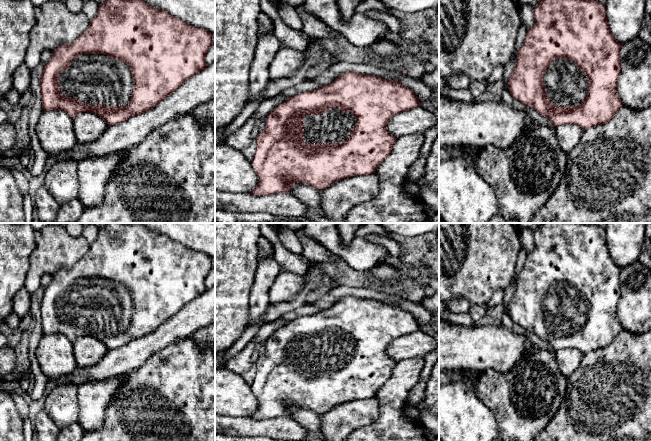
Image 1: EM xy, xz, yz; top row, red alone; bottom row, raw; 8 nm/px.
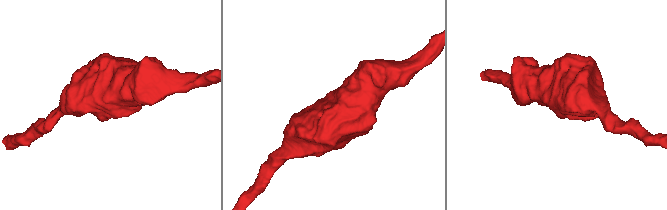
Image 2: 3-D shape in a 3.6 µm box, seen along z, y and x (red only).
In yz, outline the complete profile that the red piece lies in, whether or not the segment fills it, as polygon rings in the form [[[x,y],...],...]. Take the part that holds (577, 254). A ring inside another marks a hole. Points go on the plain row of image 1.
[[[542,223],[534,233],[535,248],[527,252],[521,272],[515,282],[515,290],[507,311],[511,320],[532,331],[549,343],[553,350],[563,348],[580,350],[583,354],[610,345],[623,330],[617,315],[621,295],[621,269],[610,255],[605,230],[597,224]]]

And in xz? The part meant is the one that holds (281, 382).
[[[348,296],[340,298],[333,306],[323,309],[320,312],[313,315],[306,315],[292,321],[289,321],[285,326],[276,330],[265,342],[265,352],[259,356],[256,366],[256,374],[251,384],[252,391],[259,401],[259,406],[256,411],[252,414],[251,418],[256,420],[261,419],[273,419],[275,417],[289,417],[291,409],[293,407],[308,408],[311,411],[322,415],[323,413],[331,410],[341,403],[358,399],[369,399],[375,397],[378,390],[386,383],[391,377],[392,371],[396,366],[396,361],[389,358],[387,355],[387,346],[395,339],[403,336],[412,334],[418,331],[420,325],[417,323],[414,316],[403,310],[397,305],[391,303],[383,303],[375,299],[366,299],[356,296]]]

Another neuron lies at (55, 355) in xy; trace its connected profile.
[[[63,334],[43,335],[35,356],[41,372],[48,378],[69,375],[77,367],[73,343]]]

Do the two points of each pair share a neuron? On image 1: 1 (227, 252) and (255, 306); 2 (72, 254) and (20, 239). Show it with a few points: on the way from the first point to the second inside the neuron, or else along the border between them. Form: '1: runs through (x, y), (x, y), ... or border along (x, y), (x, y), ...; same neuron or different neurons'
1: border along (255, 273), (253, 284), (250, 288), (248, 319); different neurons
2: border along (35, 233), (35, 249), (31, 255), (29, 266); different neurons

